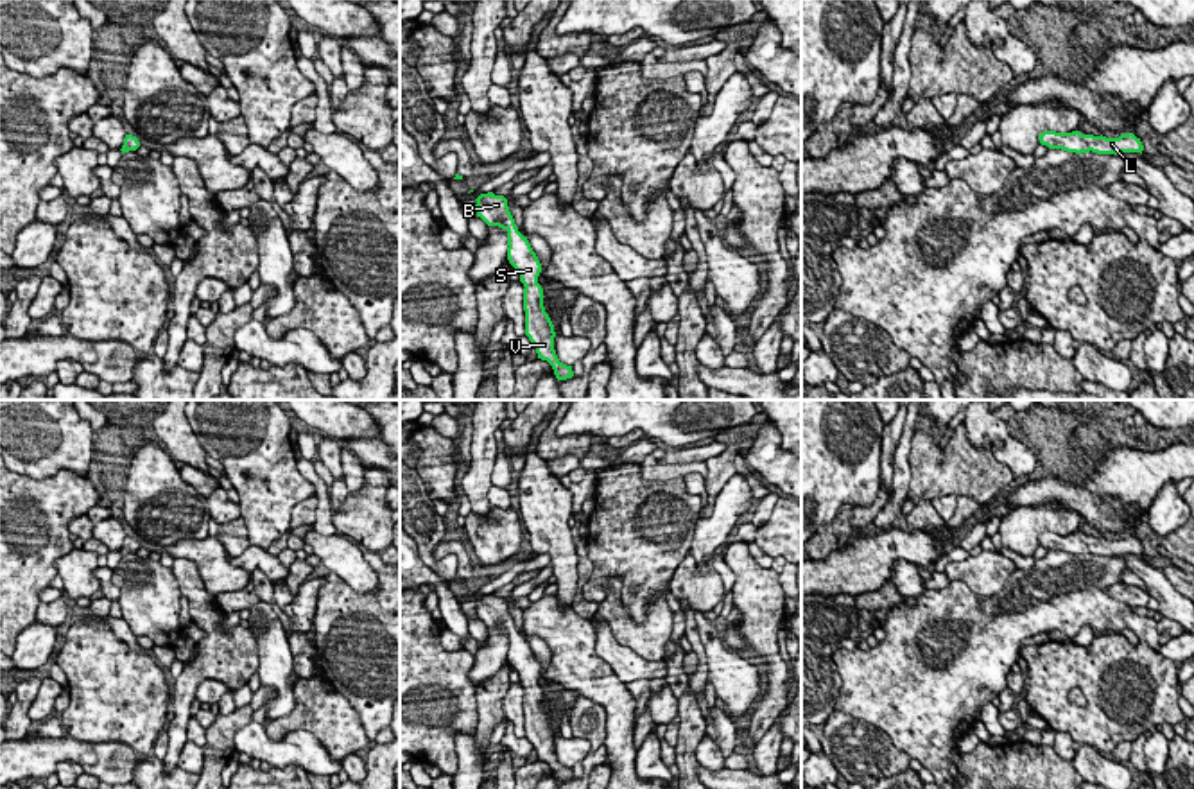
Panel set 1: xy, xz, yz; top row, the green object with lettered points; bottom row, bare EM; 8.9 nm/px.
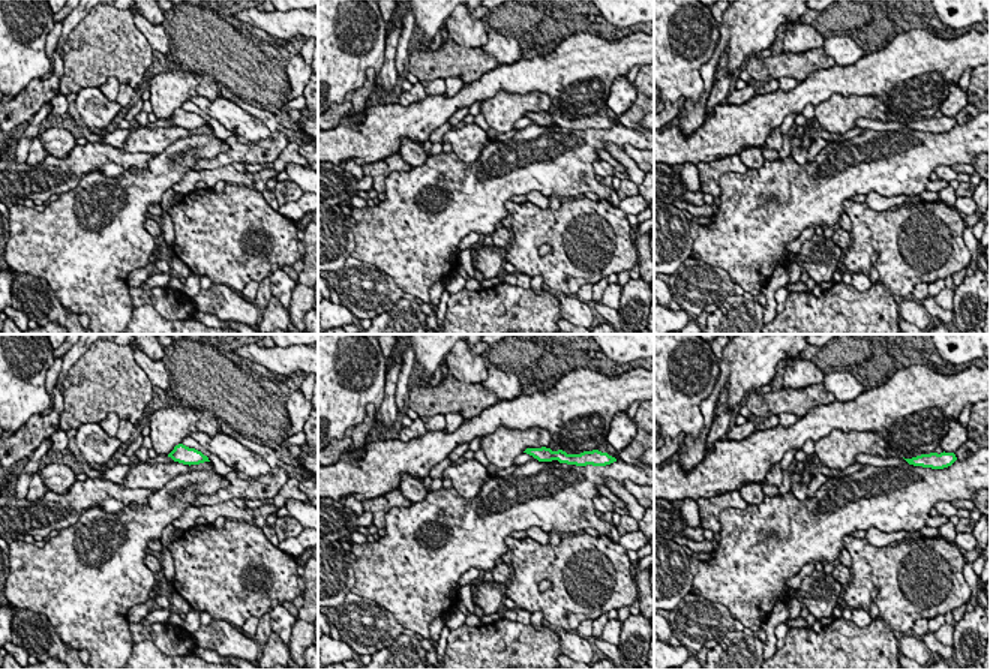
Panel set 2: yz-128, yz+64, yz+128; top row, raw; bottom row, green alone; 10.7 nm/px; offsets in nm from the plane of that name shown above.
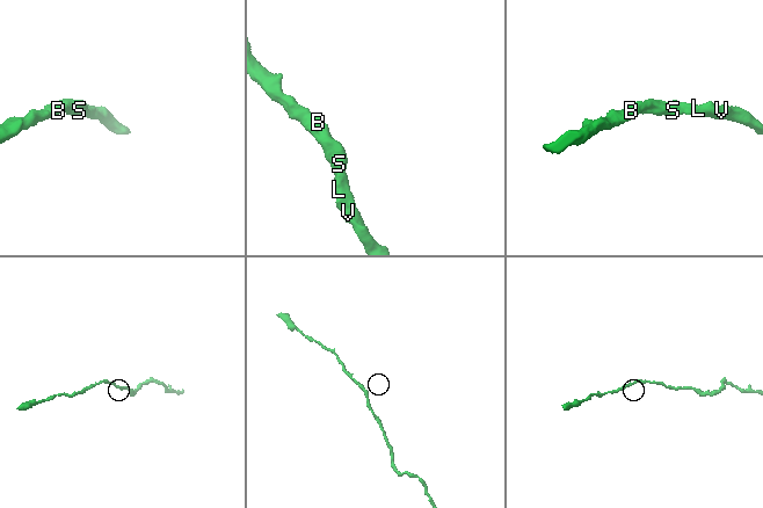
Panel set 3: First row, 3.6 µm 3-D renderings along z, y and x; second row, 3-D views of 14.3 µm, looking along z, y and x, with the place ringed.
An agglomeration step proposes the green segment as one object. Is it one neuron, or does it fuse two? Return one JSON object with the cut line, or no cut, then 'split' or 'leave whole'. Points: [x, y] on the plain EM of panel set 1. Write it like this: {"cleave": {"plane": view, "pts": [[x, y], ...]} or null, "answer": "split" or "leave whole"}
{"cleave": null, "answer": "leave whole"}

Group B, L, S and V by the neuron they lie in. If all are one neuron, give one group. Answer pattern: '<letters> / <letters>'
B L S V

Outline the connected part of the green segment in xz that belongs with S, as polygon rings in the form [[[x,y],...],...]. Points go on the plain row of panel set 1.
[[[493,594],[480,595],[473,611],[488,628],[507,633],[507,662],[523,685],[525,737],[534,746],[538,760],[547,762],[558,782],[574,778],[572,767],[563,766],[554,751],[554,726],[543,708],[543,690],[538,685],[541,665],[509,613],[507,601]]]

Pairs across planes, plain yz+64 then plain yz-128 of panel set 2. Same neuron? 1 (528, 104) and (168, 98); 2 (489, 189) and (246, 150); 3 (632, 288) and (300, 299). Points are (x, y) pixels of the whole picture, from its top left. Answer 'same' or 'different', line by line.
1: same
2: different
3: same

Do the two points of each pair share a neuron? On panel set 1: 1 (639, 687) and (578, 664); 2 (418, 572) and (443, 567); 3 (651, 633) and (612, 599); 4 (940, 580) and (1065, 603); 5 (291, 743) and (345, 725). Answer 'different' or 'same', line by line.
1: different
2: different
3: same
4: different
5: different

